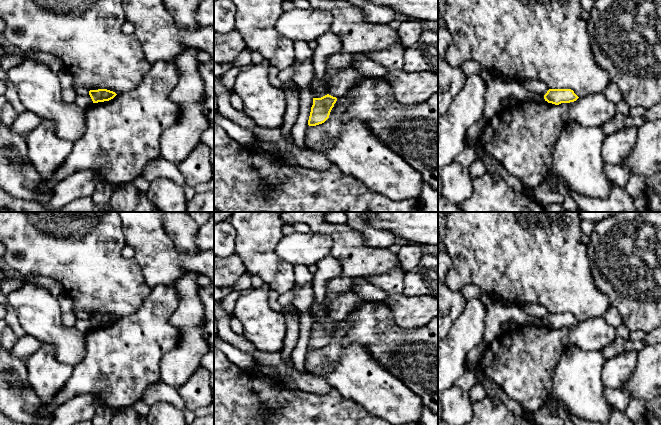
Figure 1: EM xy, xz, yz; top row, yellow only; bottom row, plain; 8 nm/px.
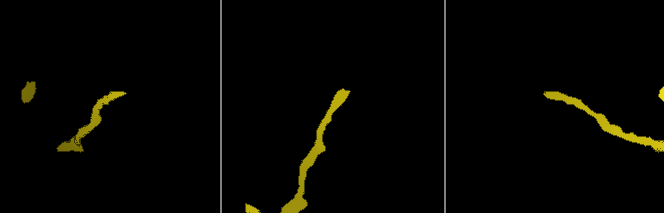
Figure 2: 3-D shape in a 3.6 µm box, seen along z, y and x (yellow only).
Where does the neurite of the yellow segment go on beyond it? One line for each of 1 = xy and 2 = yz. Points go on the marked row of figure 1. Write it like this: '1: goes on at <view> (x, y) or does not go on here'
1: does not go on here
2: does not go on here

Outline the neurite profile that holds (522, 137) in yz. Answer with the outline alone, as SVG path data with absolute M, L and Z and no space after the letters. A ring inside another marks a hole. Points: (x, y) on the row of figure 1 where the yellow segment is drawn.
M593 93L579 97L570 103L555 105L547 101L518 101L506 109L500 109L486 125L477 138L482 152L491 155L513 176L517 177L524 189L533 190L546 181L553 169L553 154L556 142L568 123L584 127L601 128L617 113L616 105L604 93Z

